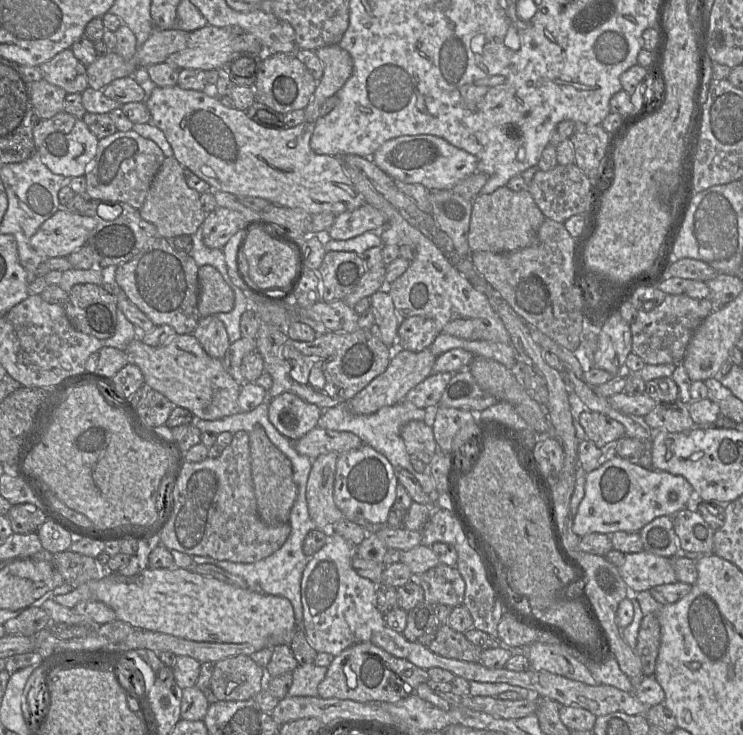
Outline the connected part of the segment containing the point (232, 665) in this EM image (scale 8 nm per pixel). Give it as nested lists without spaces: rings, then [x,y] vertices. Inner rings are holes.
[[[238,655],[214,663],[210,688],[218,701],[245,701],[265,688],[265,679],[266,668],[260,667],[248,655]]]

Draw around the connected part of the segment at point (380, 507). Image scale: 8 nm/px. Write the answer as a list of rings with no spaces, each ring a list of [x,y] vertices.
[[[363,444],[356,450],[340,454],[336,464],[334,502],[350,521],[365,520],[373,524],[385,524],[396,501],[398,484],[395,467],[381,453]]]

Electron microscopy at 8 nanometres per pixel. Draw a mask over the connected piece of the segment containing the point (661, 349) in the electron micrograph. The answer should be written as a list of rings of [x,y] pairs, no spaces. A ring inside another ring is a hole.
[[[667,294],[663,302],[651,311],[638,311],[636,320],[630,324],[631,352],[643,359],[645,364],[678,366],[684,359],[695,330],[712,311],[713,304],[709,299],[694,299],[686,295]]]

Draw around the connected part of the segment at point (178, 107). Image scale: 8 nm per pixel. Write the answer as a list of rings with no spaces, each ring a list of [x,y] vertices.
[[[338,44],[321,47],[315,53],[323,64],[323,76],[304,109],[303,121],[293,128],[265,128],[242,111],[227,108],[216,95],[204,91],[184,90],[178,85],[155,87],[146,101],[151,123],[159,128],[174,151],[174,157],[185,168],[206,181],[213,190],[231,193],[237,197],[258,197],[282,207],[302,209],[313,215],[331,212],[335,215],[353,211],[366,203],[352,180],[343,170],[340,157],[317,154],[310,147],[310,139],[322,104],[344,86],[353,73],[353,59]]]

